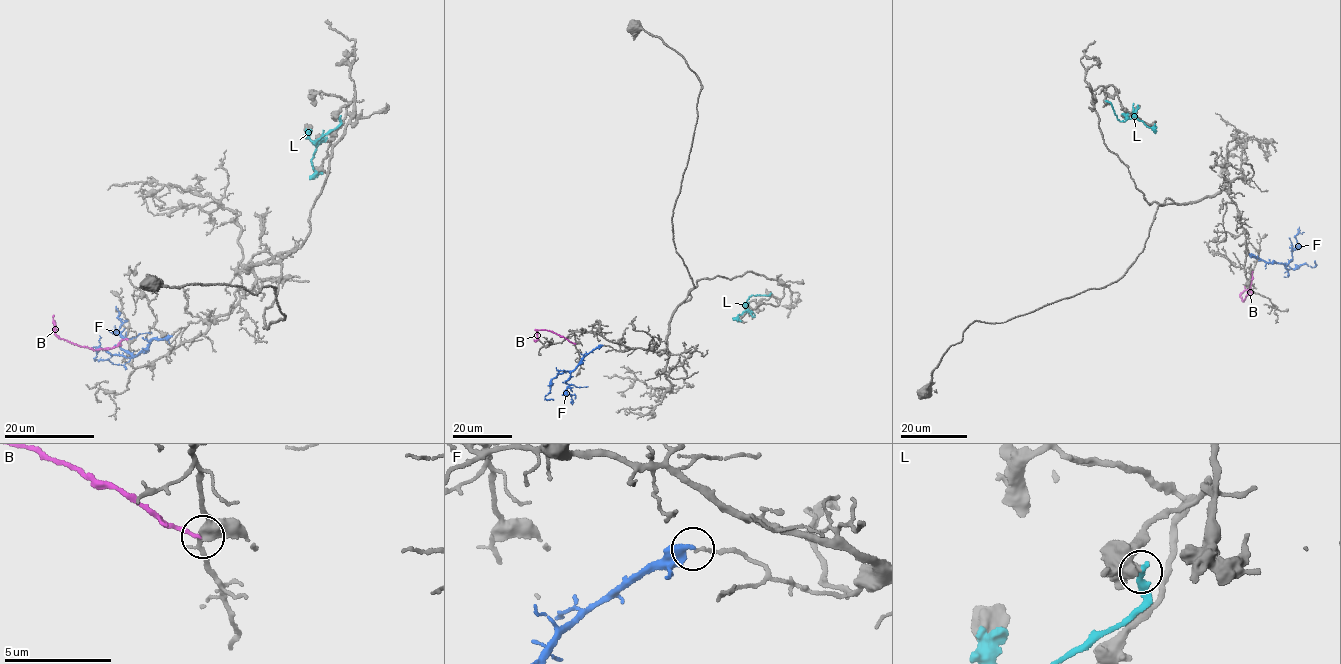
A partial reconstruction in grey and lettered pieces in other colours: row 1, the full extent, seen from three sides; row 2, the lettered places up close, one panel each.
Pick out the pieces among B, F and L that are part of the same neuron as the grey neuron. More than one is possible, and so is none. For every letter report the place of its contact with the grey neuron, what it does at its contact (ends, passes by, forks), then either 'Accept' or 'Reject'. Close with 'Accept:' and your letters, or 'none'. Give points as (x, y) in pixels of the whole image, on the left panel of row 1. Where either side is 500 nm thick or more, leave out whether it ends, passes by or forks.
B: Touches grey at (127, 339). It ends there. Reject
F: Touches grey at (171, 335). It ends there. Reject
L: Touches grey at (339, 118). Reject
Accept: none

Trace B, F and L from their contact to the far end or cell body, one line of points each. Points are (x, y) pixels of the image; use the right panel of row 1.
B: (1252, 272), (1248, 294), (1242, 300), (1240, 294), (1247, 290), (1250, 295)
F: (1249, 253), (1270, 263), (1284, 265), (1288, 270), (1305, 264), (1313, 267), (1315, 260)
L: (1107, 101), (1111, 103), (1118, 119), (1124, 121), (1136, 117), (1155, 133)

